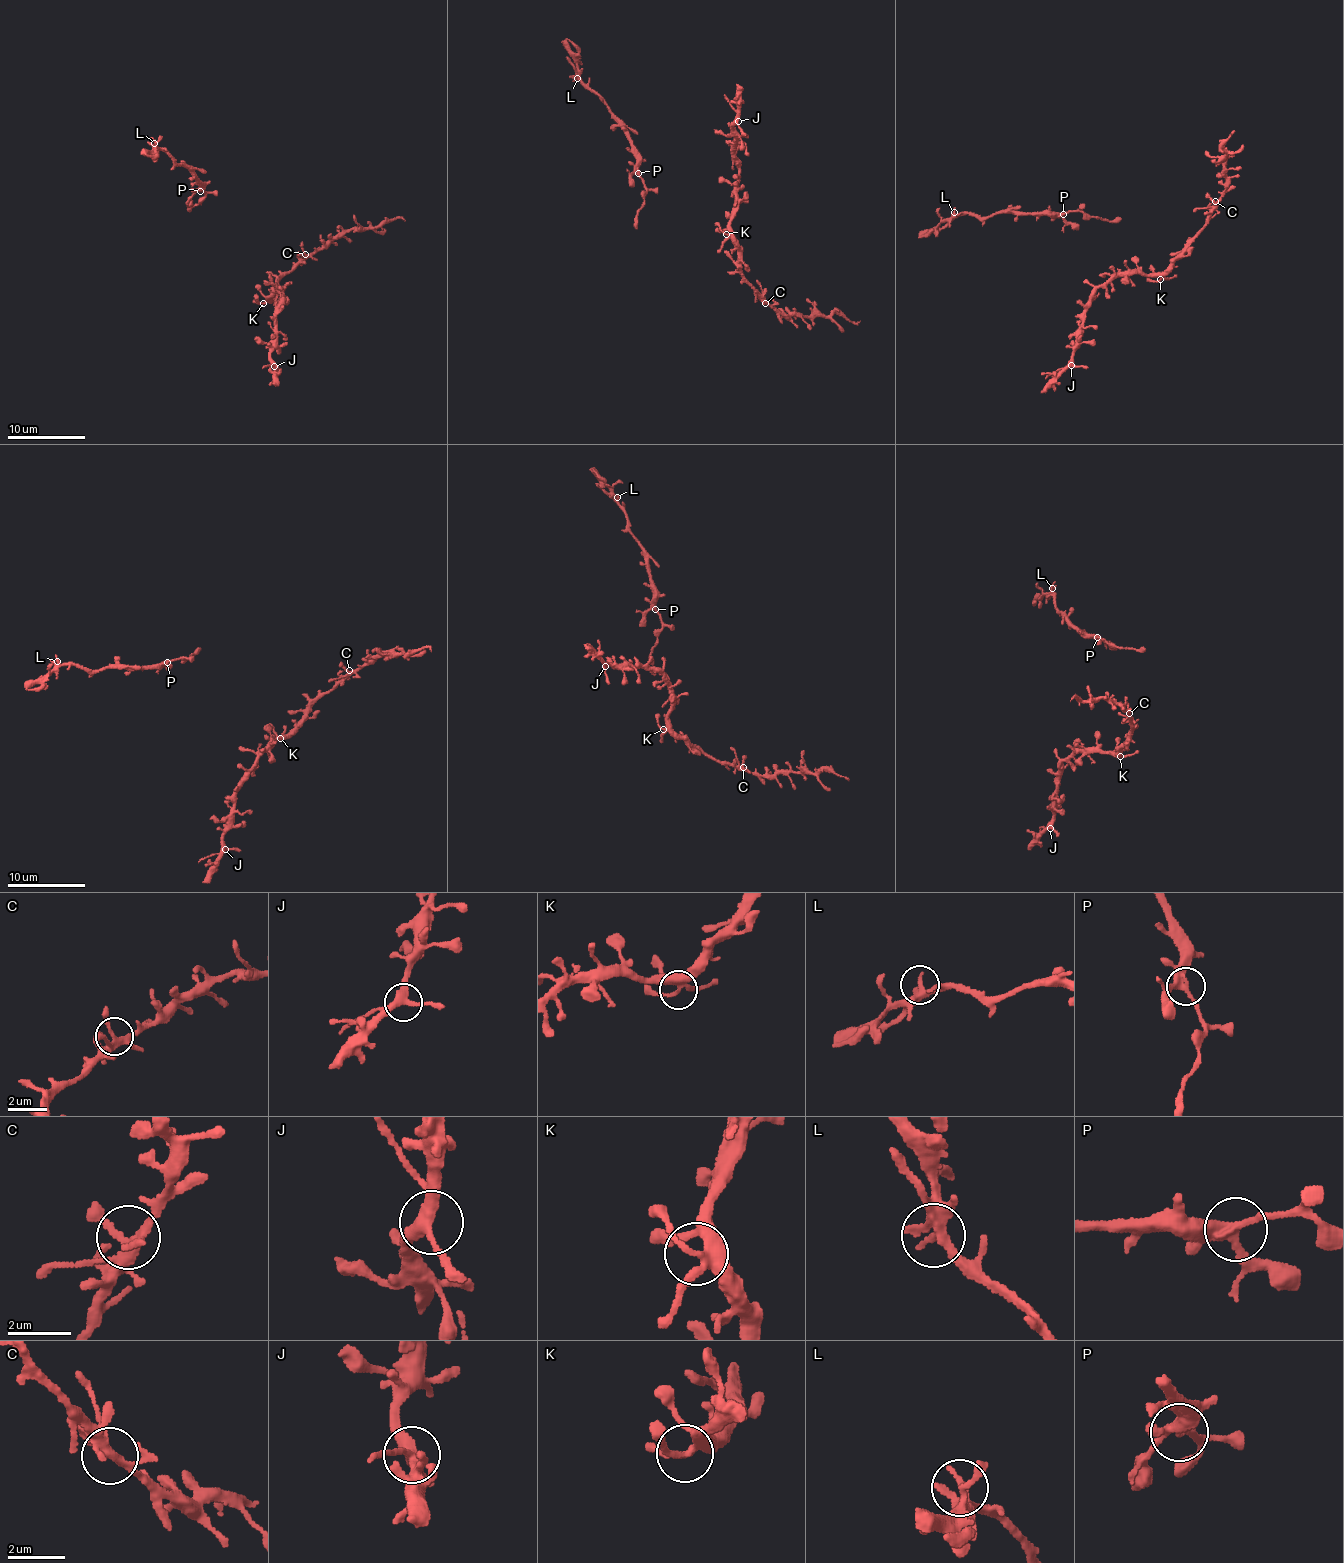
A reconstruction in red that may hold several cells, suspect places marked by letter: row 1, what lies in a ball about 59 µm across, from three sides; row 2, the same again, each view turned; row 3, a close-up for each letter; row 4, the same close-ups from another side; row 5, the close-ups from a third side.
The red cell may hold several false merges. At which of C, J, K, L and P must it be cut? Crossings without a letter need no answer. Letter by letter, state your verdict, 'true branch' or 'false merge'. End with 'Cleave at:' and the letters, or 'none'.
C: true branch
J: true branch
K: true branch
L: true branch
P: false merge
Cleave at: P

